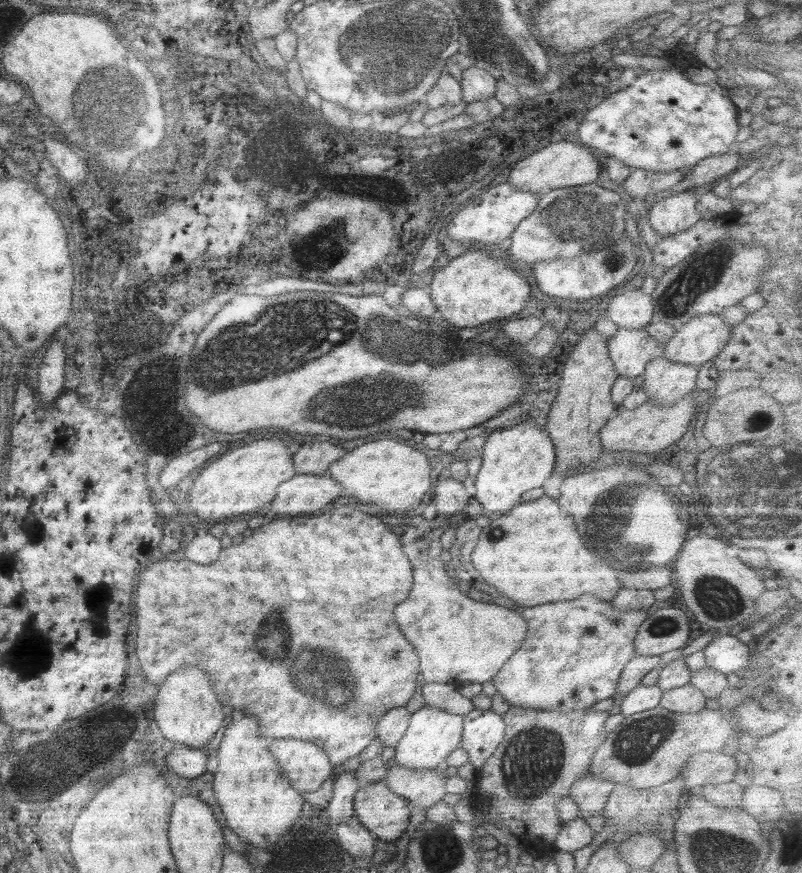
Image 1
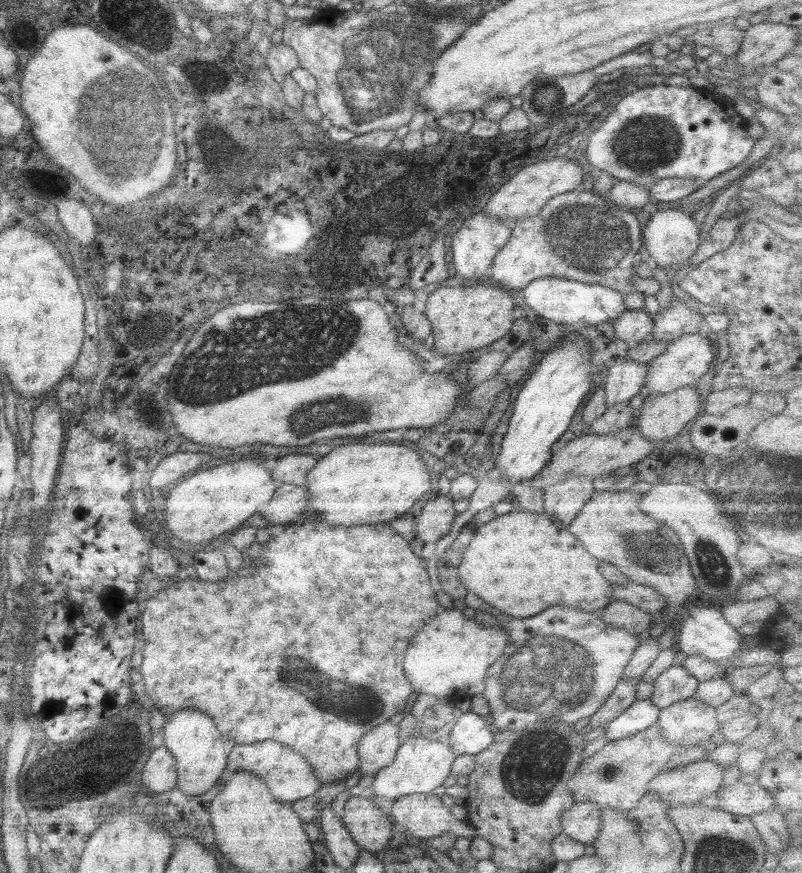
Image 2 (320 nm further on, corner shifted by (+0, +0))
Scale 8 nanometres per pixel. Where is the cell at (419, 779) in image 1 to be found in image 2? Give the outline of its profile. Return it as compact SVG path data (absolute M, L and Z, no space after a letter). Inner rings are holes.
M431 793L411 794L393 799L388 810L389 821L400 829L421 840L435 838L443 833L453 833L471 840L477 836L467 821L456 820L441 799Z

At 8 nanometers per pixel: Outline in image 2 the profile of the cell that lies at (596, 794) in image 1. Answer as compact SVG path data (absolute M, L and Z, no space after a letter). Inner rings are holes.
M575 802L563 815L562 833L579 844L592 844L598 833L600 808L592 802Z

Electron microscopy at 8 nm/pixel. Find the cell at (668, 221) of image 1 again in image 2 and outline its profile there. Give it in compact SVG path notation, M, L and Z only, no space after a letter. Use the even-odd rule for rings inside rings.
M657 206L653 210L653 216L649 216L649 220L645 223L641 236L643 248L649 254L649 258L654 261L657 268L667 270L693 256L699 243L700 232L691 219L691 213L685 209L668 209Z

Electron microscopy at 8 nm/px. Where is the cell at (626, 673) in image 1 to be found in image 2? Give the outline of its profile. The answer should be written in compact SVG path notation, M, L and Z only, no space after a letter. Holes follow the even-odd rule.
M620 679L601 706L589 716L587 729L603 729L610 720L635 701L636 684L637 681L633 679Z

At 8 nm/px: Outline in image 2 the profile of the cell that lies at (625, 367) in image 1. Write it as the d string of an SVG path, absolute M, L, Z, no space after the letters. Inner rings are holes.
M627 358L613 362L604 369L605 382L602 384L606 407L626 404L635 394L641 392L646 366L639 365Z

